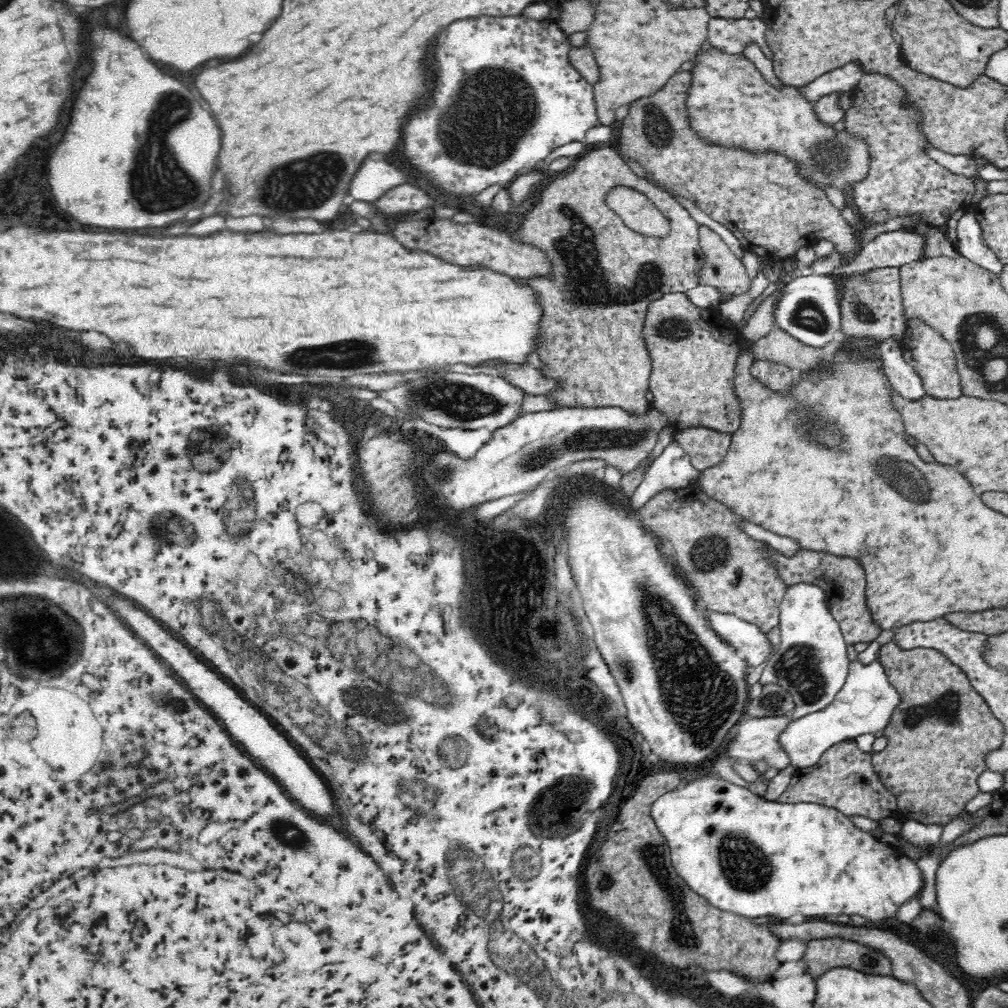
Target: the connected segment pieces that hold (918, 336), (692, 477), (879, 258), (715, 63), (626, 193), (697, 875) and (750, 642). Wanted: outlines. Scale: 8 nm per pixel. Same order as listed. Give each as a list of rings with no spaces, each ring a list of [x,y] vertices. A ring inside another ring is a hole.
[[[907,318],[904,322],[902,356],[916,370],[926,395],[936,400],[954,400],[961,395],[953,348],[936,330],[920,318]]]
[[[671,442],[654,460],[642,484],[637,486],[630,499],[632,503],[636,503],[636,507],[640,507],[665,490],[678,491],[679,488],[692,484],[700,474],[701,471],[694,468],[689,456],[675,442]]]
[[[898,230],[896,232],[888,232],[880,234],[878,238],[874,238],[868,246],[864,246],[859,254],[857,254],[842,270],[834,272],[832,275],[840,275],[840,272],[866,272],[870,268],[894,267],[901,268],[905,264],[920,260],[926,254],[928,248],[928,232],[920,232],[914,230]]]
[[[714,45],[703,46],[690,59],[689,85],[683,98],[683,111],[687,128],[703,146],[723,148],[723,150],[739,150],[749,156],[779,156],[787,164],[793,166],[793,176],[805,182],[807,186],[826,192],[828,188],[836,188],[844,194],[846,202],[851,204],[852,192],[858,184],[868,180],[870,176],[870,141],[866,135],[858,135],[852,129],[834,128],[834,123],[822,121],[816,113],[814,100],[803,90],[786,85],[776,86],[756,68],[754,63],[743,53],[728,54]]]
[[[616,188],[607,199],[610,207],[618,210],[628,227],[650,235],[665,235],[667,220],[645,196],[631,188]]]
[[[715,774],[702,776],[695,782],[687,784],[683,789],[666,794],[656,806],[652,807],[652,817],[656,821],[656,826],[660,829],[661,834],[666,838],[670,847],[671,861],[676,867],[676,872],[688,883],[696,894],[703,896],[710,905],[720,911],[736,914],[748,919],[760,918],[760,916],[774,916],[774,918],[792,918],[792,916],[826,916],[827,914],[848,914],[848,916],[862,916],[870,921],[878,922],[884,918],[894,918],[902,904],[906,902],[919,885],[920,869],[916,864],[900,855],[894,848],[890,848],[878,840],[872,838],[868,832],[860,832],[848,816],[842,816],[835,810],[818,807],[818,805],[782,805],[772,804],[764,801],[762,798],[752,794],[749,790],[744,790],[734,786],[727,781],[722,780]]]
[[[708,610],[708,615],[712,619],[712,628],[716,629],[725,641],[742,653],[746,652],[746,658],[752,658],[750,654],[756,654],[756,668],[760,664],[766,664],[774,654],[776,645],[770,641],[768,633],[755,624],[734,615],[720,614],[712,610]]]

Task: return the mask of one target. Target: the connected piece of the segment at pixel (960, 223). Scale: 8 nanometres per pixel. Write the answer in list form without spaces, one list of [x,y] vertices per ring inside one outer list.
[[[971,211],[966,212],[957,220],[956,225],[956,244],[957,252],[962,254],[972,262],[982,265],[988,270],[1000,274],[1004,266],[995,262],[995,256],[981,244],[979,240],[979,228],[977,228]]]

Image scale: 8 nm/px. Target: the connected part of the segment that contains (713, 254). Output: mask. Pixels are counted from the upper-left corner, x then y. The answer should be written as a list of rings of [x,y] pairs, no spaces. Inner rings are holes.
[[[697,224],[697,233],[702,251],[706,253],[706,266],[702,270],[704,275],[700,276],[700,284],[720,287],[725,292],[723,301],[748,291],[751,280],[724,238],[704,224]]]

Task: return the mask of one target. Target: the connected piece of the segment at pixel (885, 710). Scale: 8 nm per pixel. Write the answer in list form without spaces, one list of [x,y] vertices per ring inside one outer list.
[[[880,652],[869,664],[859,660],[849,664],[849,673],[844,688],[838,692],[832,704],[823,711],[792,720],[790,728],[782,736],[782,745],[786,747],[791,765],[798,773],[806,768],[814,768],[820,763],[824,752],[844,739],[856,739],[871,734],[880,736],[894,722],[894,712],[902,706],[902,697],[888,680],[885,668],[880,662]]]

